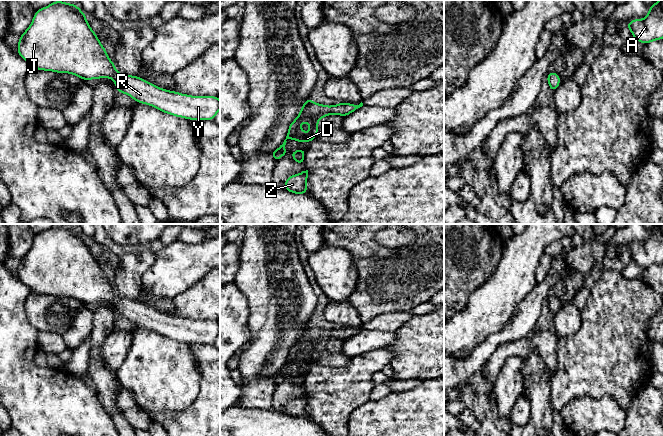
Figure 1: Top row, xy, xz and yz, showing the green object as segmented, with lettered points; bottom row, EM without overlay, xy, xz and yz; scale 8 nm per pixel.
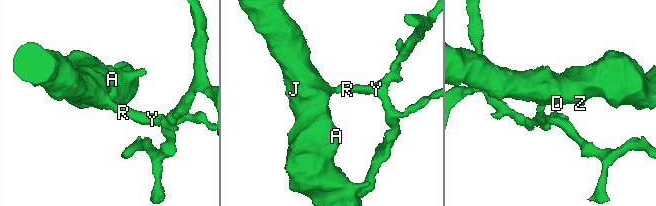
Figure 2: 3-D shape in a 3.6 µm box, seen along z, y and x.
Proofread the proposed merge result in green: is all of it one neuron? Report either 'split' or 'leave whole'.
leave whole

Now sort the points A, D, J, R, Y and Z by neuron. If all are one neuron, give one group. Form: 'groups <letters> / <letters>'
groups A D J R Y Z

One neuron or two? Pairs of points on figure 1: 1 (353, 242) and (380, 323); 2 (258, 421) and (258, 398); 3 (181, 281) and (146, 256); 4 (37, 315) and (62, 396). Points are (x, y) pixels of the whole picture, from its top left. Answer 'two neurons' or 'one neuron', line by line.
1: two neurons
2: two neurons
3: two neurons
4: two neurons

